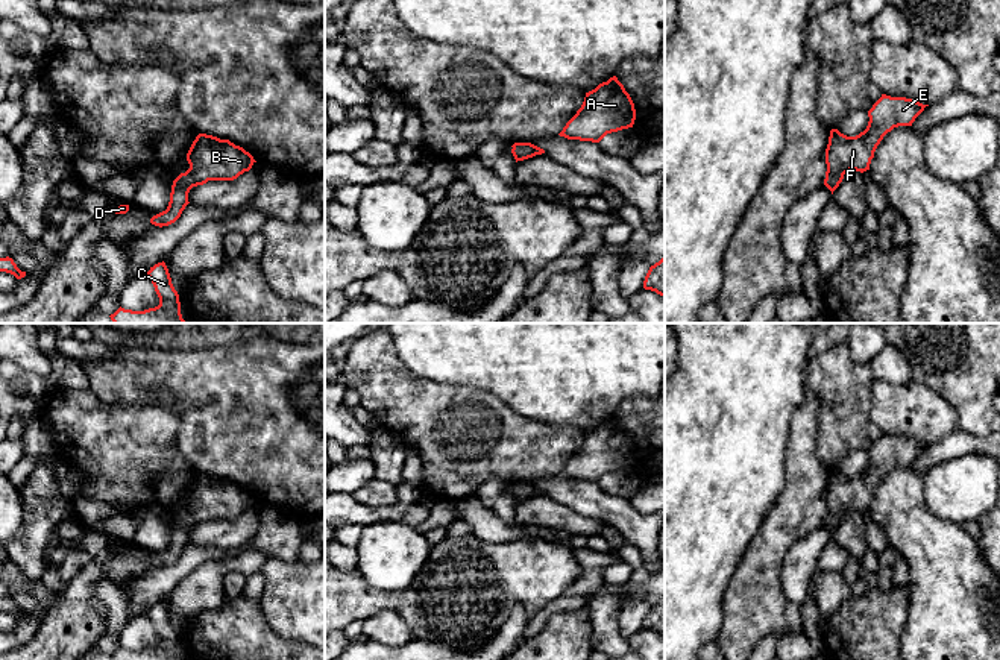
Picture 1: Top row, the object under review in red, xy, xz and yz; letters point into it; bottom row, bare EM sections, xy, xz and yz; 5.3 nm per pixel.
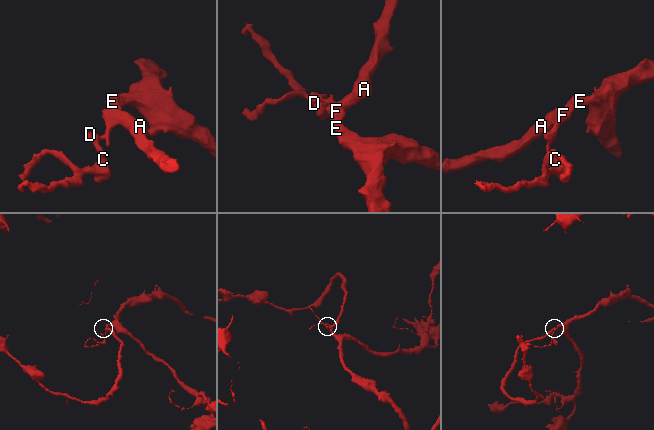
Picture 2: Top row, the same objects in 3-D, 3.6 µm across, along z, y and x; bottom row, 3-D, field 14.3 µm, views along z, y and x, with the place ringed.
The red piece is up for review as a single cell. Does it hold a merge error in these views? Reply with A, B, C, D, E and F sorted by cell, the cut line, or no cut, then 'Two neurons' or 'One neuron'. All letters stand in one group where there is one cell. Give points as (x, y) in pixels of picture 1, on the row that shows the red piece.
Groups: A B C D E F. No split. One neuron

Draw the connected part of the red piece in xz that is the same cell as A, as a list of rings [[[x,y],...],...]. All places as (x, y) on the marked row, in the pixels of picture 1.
[[[616,76],[586,93],[577,114],[558,134],[568,140],[599,143],[607,134],[633,127],[636,109]]]

